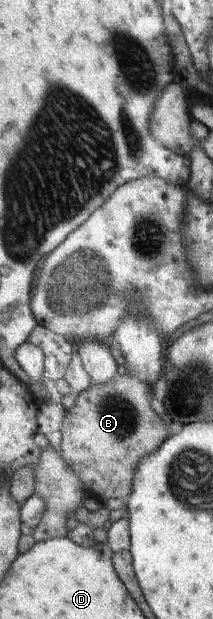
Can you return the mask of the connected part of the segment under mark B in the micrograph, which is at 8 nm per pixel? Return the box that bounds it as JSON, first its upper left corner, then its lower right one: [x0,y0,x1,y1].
[61,372,170,502]

